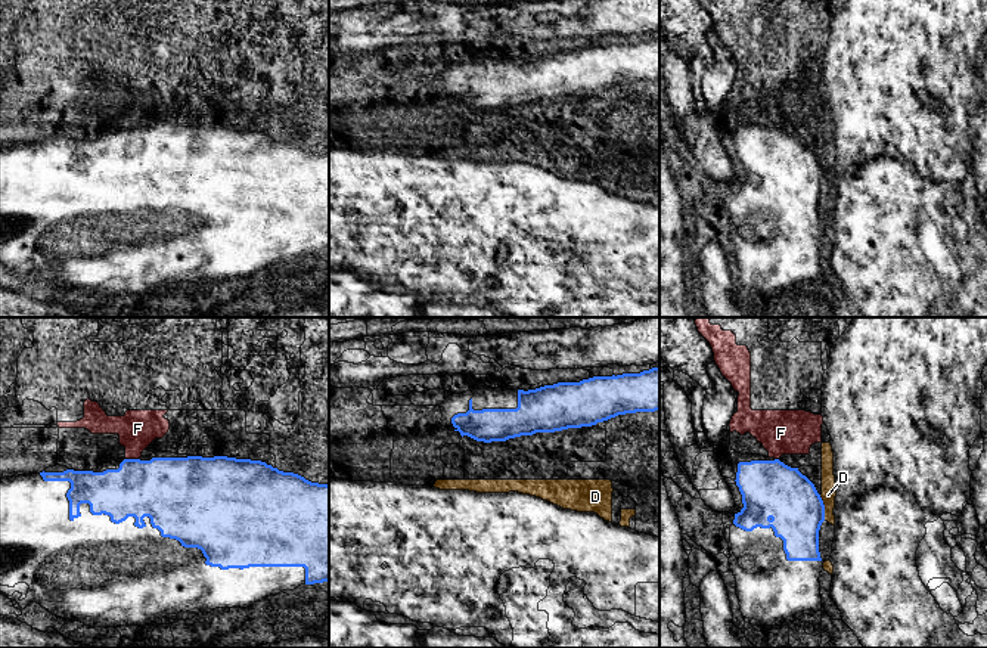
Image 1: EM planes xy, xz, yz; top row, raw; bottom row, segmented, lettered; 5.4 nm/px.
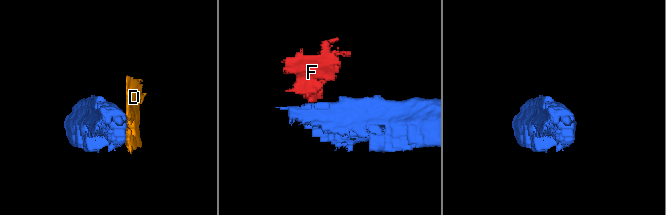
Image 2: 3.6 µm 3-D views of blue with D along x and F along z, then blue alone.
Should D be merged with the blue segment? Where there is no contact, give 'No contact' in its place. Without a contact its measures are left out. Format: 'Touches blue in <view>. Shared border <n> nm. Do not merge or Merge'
Touches blue in yz. Shared border 150 nm. Do not merge

